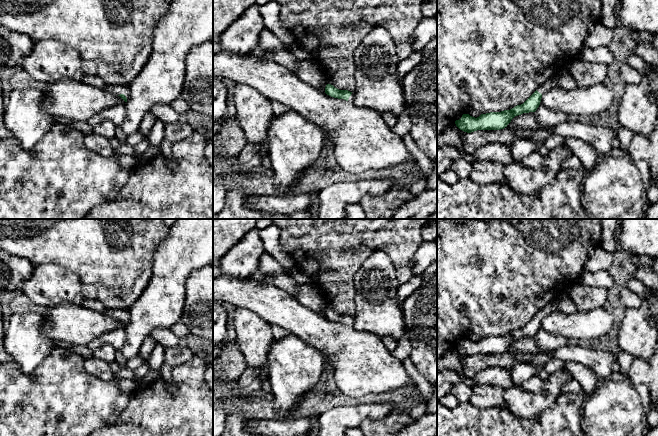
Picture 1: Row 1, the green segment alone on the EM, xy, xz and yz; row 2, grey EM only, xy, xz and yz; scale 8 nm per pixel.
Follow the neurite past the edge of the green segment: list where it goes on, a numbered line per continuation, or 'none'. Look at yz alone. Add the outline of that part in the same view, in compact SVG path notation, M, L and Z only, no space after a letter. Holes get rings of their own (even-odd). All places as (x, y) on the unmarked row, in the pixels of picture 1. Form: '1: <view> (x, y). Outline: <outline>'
1: yz (551, 306). Outline: M552 300L545 307L540 309L537 312L537 315L543 319L544 317L551 314L554 311L557 311L557 302L556 302L556 300Z

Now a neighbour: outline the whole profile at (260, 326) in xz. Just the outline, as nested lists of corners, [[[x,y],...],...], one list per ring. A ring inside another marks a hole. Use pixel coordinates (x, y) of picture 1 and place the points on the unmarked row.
[[[237,308],[234,313],[236,343],[246,365],[252,369],[268,368],[268,351],[273,335],[268,324],[247,309]]]

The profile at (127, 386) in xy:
[[[120,379],[115,381],[119,385],[121,391],[126,394],[131,394],[137,388],[137,384],[134,380]]]

